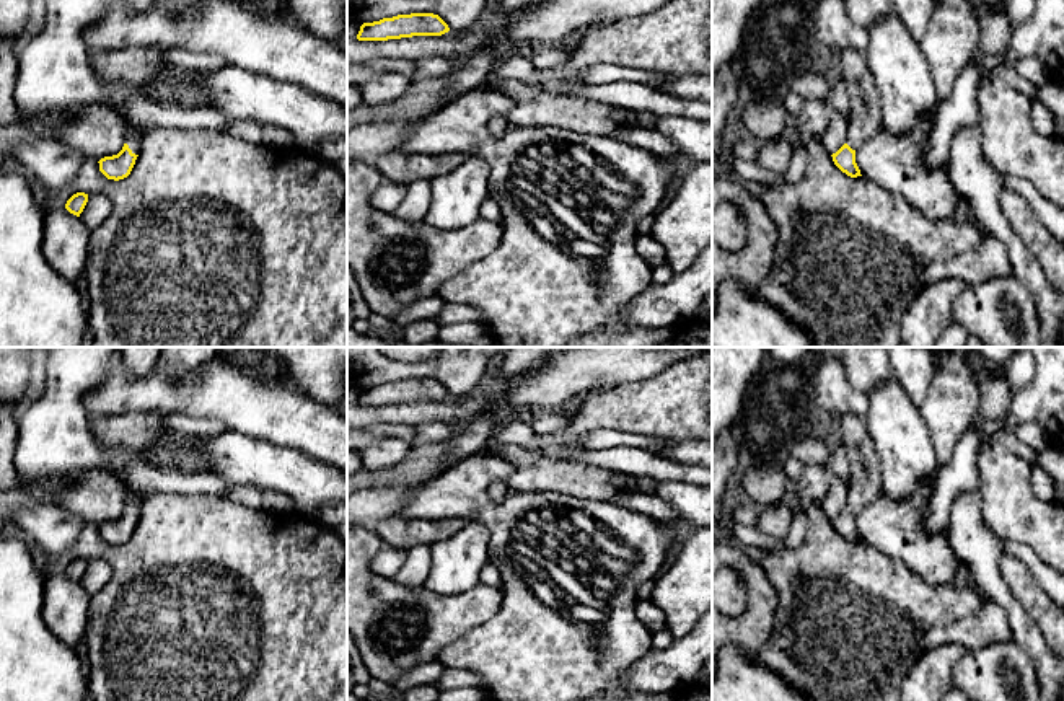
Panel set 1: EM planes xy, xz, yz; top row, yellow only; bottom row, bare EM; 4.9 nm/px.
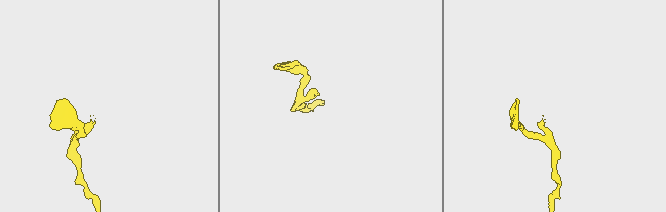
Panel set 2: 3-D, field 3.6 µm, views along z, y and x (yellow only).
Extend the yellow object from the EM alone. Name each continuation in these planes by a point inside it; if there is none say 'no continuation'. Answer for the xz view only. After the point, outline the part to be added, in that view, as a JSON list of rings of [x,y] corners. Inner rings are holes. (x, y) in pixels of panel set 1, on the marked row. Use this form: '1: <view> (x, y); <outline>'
no continuation

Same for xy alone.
1: xy (134, 139); [[[122,114],[124,116],[124,114]],[[124,116],[125,117],[125,116]],[[125,117],[127,119],[127,117]],[[127,119],[129,121],[129,119]],[[129,121],[130,122],[130,121]],[[130,122],[132,126],[132,130],[129,132],[127,135],[127,145],[129,148],[132,150],[132,153],[138,155],[140,152],[140,143],[142,143],[142,137],[143,137],[143,132],[138,130],[138,126],[135,126],[134,122]]]

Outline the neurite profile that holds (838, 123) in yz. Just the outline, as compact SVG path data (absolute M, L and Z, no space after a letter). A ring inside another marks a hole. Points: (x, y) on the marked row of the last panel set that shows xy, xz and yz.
M834 112L828 130L838 130L839 132L839 145L842 147L847 142L847 135L849 135L849 121L844 119L841 114Z

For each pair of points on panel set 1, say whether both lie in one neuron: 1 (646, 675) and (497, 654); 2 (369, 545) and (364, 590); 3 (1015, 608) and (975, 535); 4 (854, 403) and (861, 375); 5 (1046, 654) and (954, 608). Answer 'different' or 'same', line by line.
1: different
2: same
3: same
4: different
5: different

